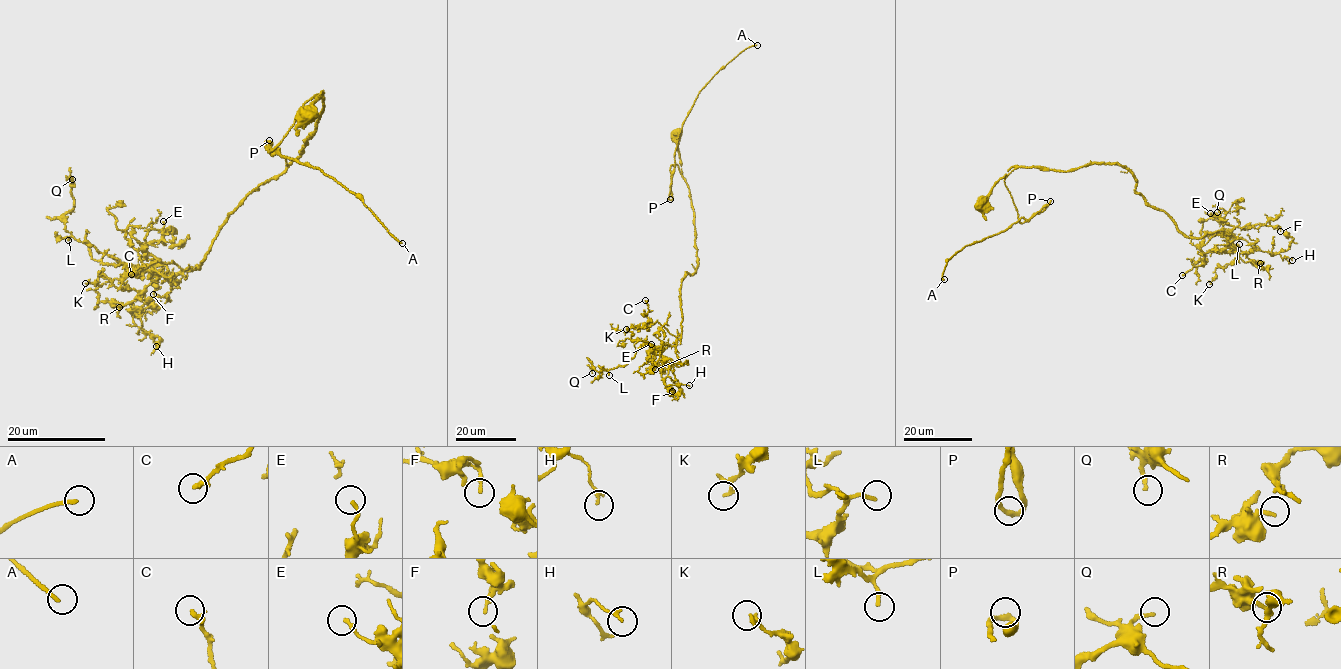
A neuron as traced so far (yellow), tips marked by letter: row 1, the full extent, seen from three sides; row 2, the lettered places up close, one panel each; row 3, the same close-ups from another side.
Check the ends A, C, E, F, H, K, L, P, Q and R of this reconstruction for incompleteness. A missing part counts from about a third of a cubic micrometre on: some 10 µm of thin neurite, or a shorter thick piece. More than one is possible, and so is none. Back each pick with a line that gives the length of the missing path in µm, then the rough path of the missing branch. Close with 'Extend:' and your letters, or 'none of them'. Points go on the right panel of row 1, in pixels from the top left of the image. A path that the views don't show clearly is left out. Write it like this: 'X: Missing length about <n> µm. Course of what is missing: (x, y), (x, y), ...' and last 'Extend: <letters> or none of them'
A: Missing length about 120 µm
C: Missing length about 2 µm
L: Missing length about 9 µm
Extend: A, C, L

